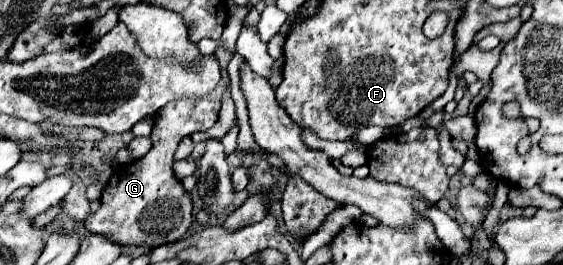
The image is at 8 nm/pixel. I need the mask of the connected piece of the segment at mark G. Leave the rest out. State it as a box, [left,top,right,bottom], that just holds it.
[85,46,231,248]

